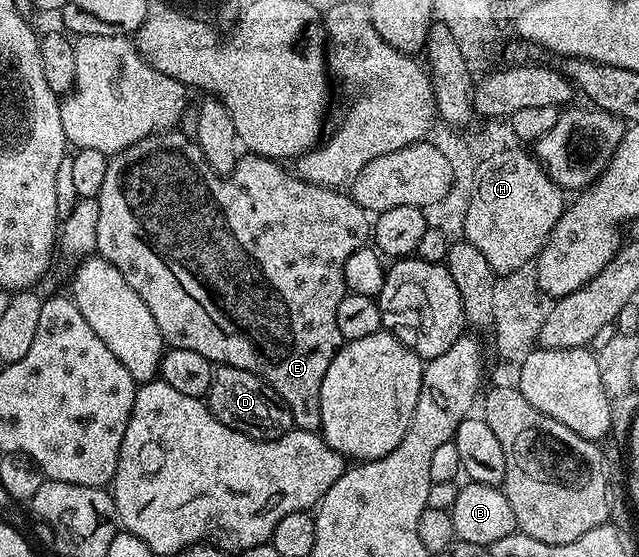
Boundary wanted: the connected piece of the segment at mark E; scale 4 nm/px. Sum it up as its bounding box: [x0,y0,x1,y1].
[95,130,373,432]

